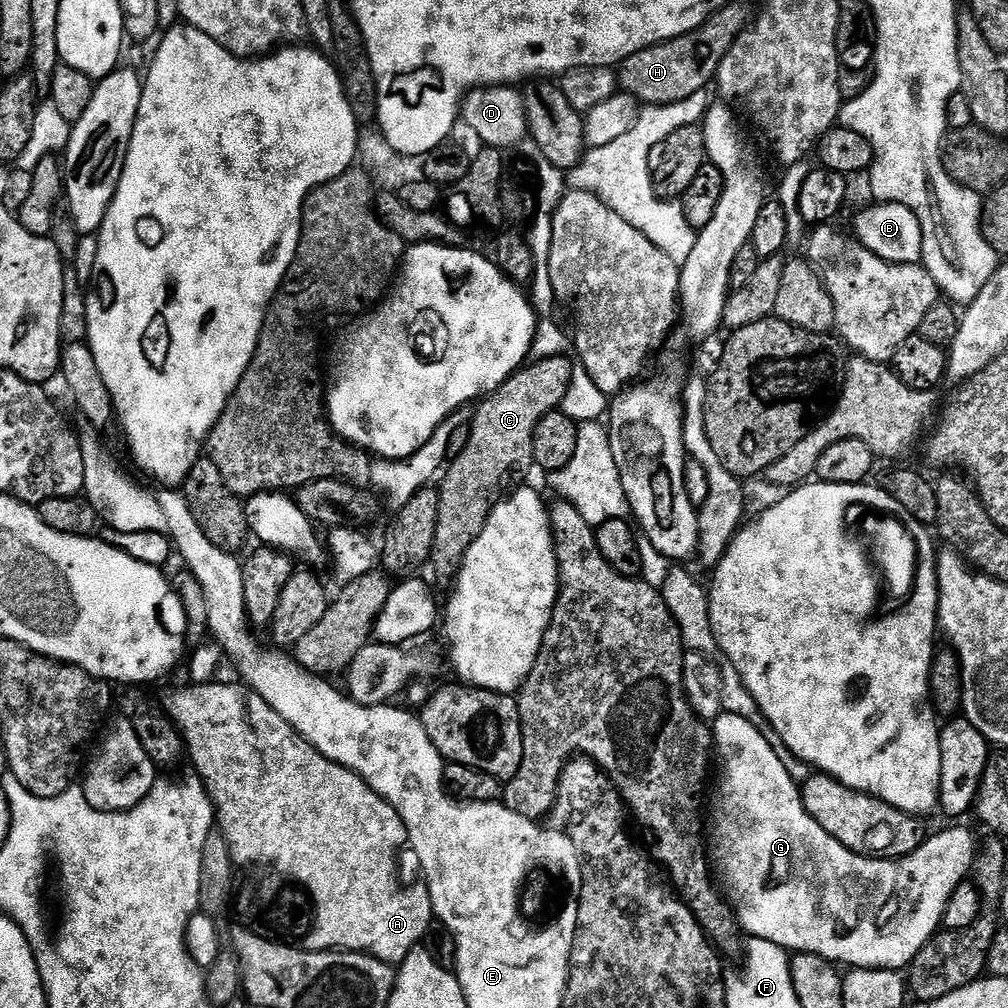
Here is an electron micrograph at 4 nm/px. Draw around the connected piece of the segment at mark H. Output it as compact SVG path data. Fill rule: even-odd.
M730 2L690 34L682 34L626 58L618 66L619 91L623 95L635 97L644 106L682 102L705 91L715 81L722 58L726 58L732 43L739 40L749 20L750 12L748 16L742 5Z

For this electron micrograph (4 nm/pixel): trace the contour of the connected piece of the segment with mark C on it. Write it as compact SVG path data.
M561 354L544 359L536 358L517 368L501 388L496 389L479 405L481 408L477 410L476 417L471 418L470 442L467 443L462 454L450 460L444 481L439 481L438 484L440 490L438 530L434 534L430 560L433 565L436 563L436 568L442 575L451 577L459 569L466 550L486 526L488 515L505 495L504 487L511 482L512 476L518 475L523 468L533 467L536 427L548 414L561 407L563 400L570 396L570 389L574 384L572 364L566 357L567 355Z

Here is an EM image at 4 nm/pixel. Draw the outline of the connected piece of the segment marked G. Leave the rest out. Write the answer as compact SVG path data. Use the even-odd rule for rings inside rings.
M721 711L711 725L710 731L714 741L714 752L724 763L724 777L720 780L720 788L712 792L712 825L706 828L706 852L710 857L710 868L717 881L724 880L724 888L727 903L734 913L734 920L748 931L749 937L757 936L766 942L774 942L778 947L787 950L789 953L809 952L818 954L822 958L832 961L837 966L845 966L849 969L854 968L891 968L893 970L904 970L909 967L915 956L932 939L941 927L944 912L947 904L960 884L969 879L973 871L973 864L978 853L976 840L964 828L948 828L945 832L936 832L927 837L923 844L918 846L908 856L901 856L899 860L882 860L870 856L859 856L857 852L851 852L838 838L834 838L806 810L802 788L790 776L786 766L781 759L774 754L767 741L767 735L760 733L750 721L744 716L739 716L736 712Z

